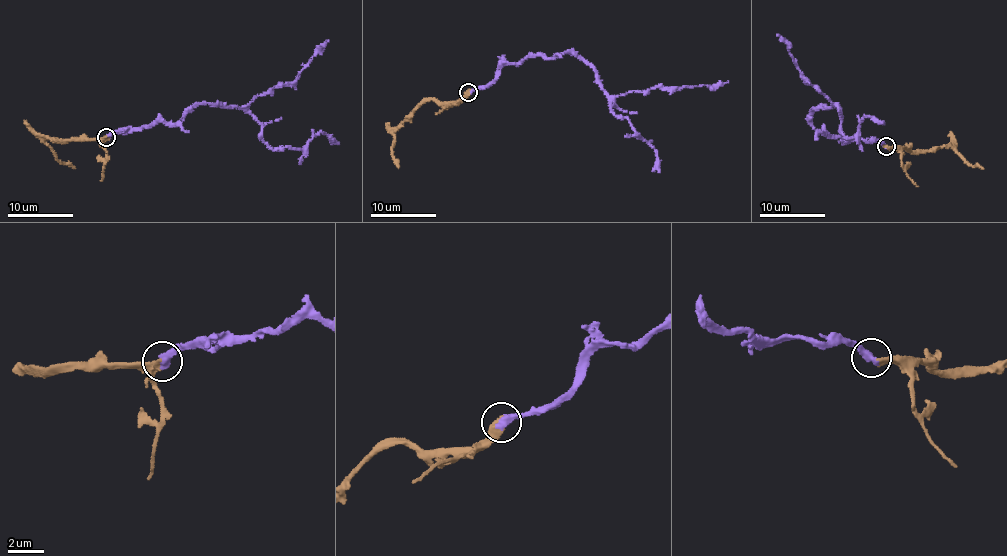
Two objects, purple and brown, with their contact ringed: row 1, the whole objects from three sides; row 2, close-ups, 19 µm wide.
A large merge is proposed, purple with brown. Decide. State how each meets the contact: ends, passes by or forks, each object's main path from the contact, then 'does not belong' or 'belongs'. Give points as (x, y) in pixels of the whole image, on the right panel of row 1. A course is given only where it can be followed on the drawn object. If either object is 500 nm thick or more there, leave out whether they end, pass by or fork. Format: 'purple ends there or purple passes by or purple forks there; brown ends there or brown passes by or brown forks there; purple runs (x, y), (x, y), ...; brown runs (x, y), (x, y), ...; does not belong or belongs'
purple ends there; brown ends there; purple runs (887, 147), (820, 131), (810, 120), (812, 110), (836, 105), (847, 140), (855, 136), (863, 116), (882, 123); brown runs (887, 147), (928, 152), (950, 146), (969, 163), (983, 168); belongs

